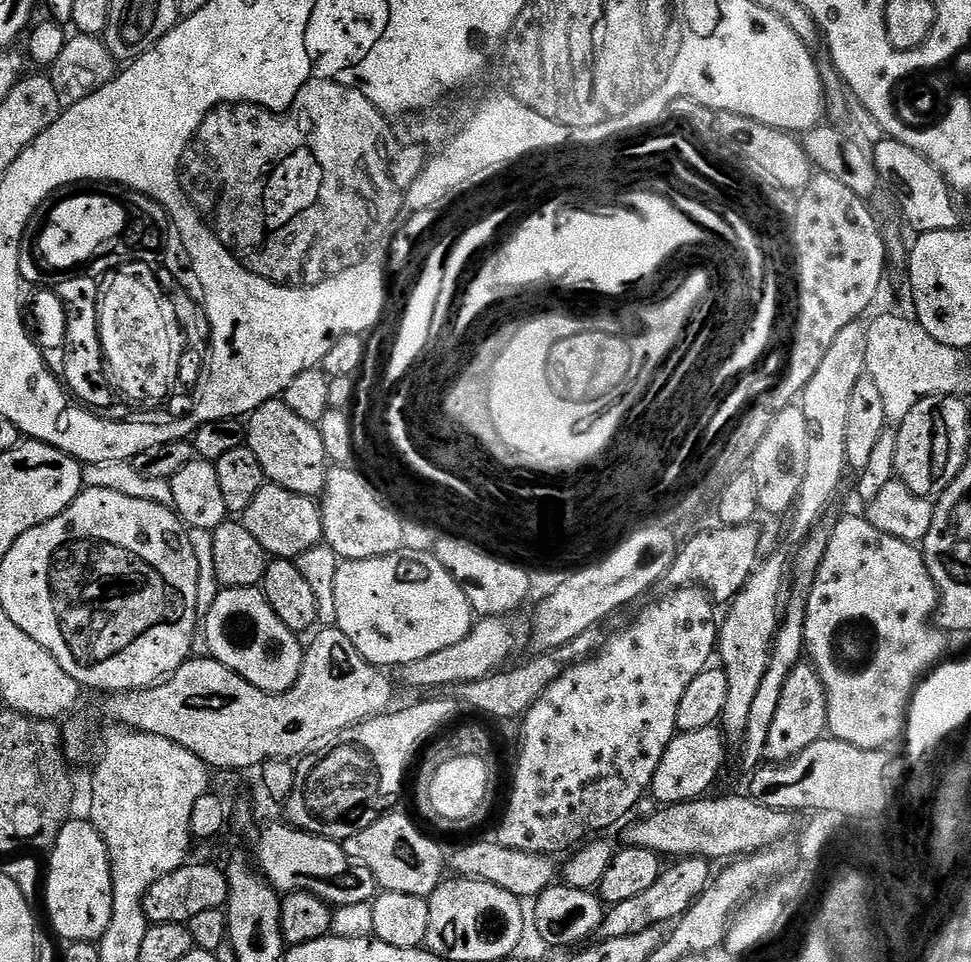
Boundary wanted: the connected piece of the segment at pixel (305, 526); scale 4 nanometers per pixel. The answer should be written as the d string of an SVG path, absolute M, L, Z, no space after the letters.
M265 483L262 490L242 513L242 522L254 538L264 547L269 557L281 560L295 560L306 550L324 540L324 523L320 517L320 505L311 496L294 494L276 484Z

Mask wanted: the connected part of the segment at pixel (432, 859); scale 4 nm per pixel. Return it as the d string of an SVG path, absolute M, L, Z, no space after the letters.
M393 810L343 842L346 854L352 860L366 866L375 876L377 885L383 890L394 893L414 894L416 897L431 896L444 880L446 854L400 810Z

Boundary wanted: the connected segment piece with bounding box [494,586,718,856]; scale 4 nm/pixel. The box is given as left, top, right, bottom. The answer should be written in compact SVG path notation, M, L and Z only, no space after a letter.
M695 586L677 588L664 595L668 596L646 605L629 628L614 633L612 637L609 635L603 641L599 651L591 658L563 669L561 675L533 703L532 708L524 713L522 717L524 741L520 744L520 761L516 764L516 781L512 784L512 797L509 798L508 809L500 820L500 829L497 830L496 836L494 835L495 843L506 846L510 850L526 850L543 856L552 856L557 854L556 852L567 853L581 842L587 841L593 834L604 834L607 828L614 827L623 816L631 817L636 803L651 789L654 770L658 770L658 762L662 762L662 754L666 754L666 746L670 746L670 742L678 734L676 726L678 702L682 702L682 694L686 694L690 682L694 682L694 678L698 678L698 674L702 674L705 668L713 663L718 652L718 620L712 617L712 608L714 609L712 597L703 588Z

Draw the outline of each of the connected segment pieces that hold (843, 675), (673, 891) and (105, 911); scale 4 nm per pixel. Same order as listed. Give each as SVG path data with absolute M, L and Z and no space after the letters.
M863 515L844 516L836 525L831 525L828 534L826 554L822 558L822 566L816 575L816 581L806 592L806 607L804 610L804 642L806 656L816 673L822 678L822 686L828 699L828 732L835 739L850 742L859 748L884 750L896 739L905 735L905 725L909 714L909 705L918 683L928 675L933 668L945 659L944 651L948 648L949 637L934 623L936 606L940 602L940 592L936 588L934 578L930 578L930 570L924 561L923 551L919 547L902 542L902 538L894 538L890 534L882 534L878 526L870 526Z
M689 856L675 861L673 868L661 871L659 878L642 894L626 901L611 905L605 911L602 926L596 931L597 941L610 938L628 937L643 930L664 925L664 922L674 922L687 912L689 906L705 891L712 880L709 861L702 856Z
M69 819L62 826L56 843L50 849L48 864L46 860L46 896L48 892L48 920L52 928L65 942L91 944L98 942L106 934L112 917L112 863L104 845L104 839L87 819Z

